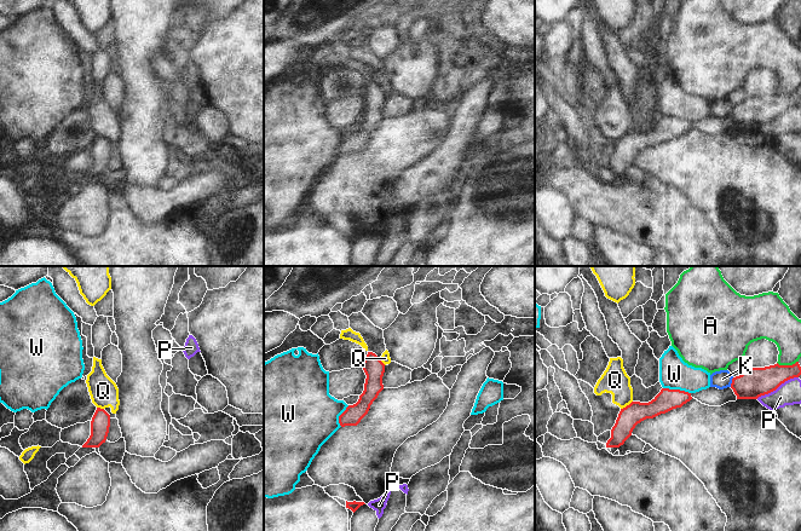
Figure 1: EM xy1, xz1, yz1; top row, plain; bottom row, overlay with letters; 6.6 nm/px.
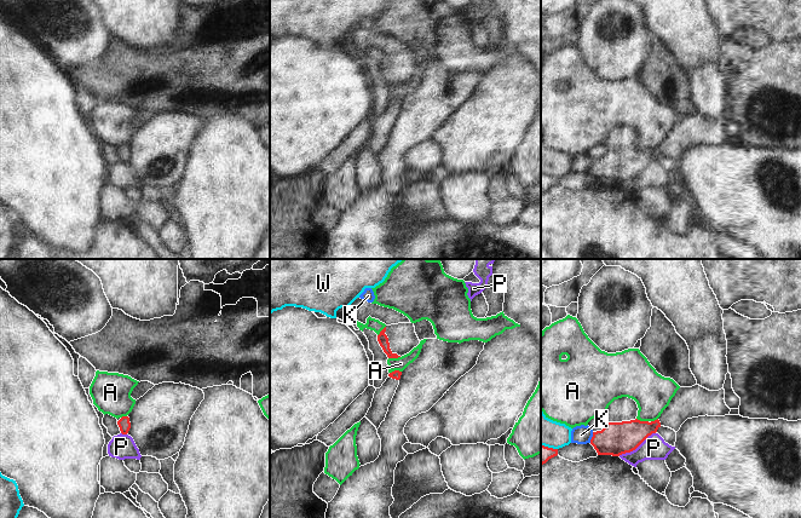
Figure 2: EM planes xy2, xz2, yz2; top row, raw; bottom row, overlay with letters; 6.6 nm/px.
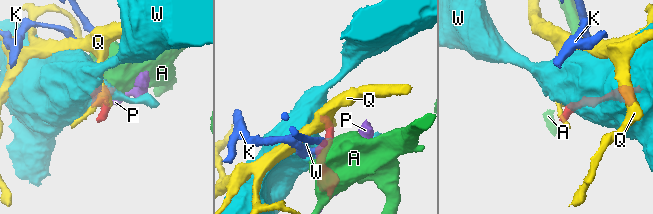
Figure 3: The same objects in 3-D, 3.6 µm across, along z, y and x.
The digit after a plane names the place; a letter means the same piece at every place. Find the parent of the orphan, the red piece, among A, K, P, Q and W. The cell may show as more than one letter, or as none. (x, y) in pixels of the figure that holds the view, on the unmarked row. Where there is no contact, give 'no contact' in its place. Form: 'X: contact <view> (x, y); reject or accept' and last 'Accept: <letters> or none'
A: contact xz2 (393, 86); reject
K: contact yz2 (592, 166); reject
P: contact yz1 (777, 116); reject
Q: contact yz1 (627, 134); reject
W: contact yz1 (676, 119); reject
Accept: none

